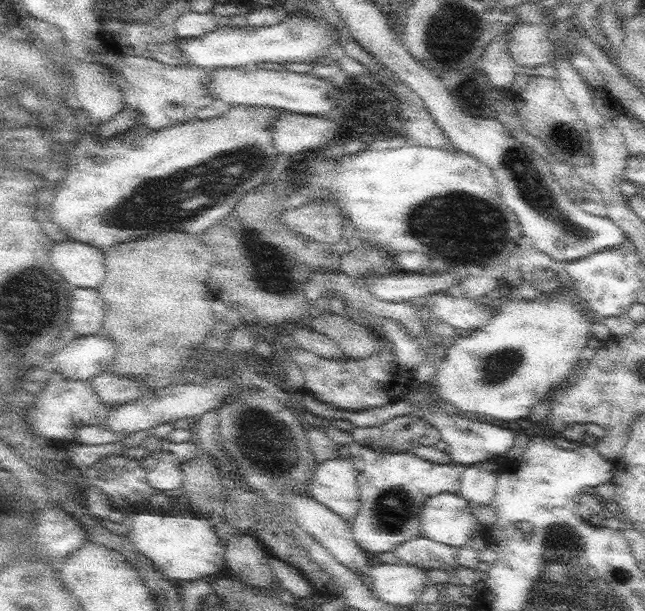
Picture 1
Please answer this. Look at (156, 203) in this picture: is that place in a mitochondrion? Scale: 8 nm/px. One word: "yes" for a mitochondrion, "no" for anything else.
yes

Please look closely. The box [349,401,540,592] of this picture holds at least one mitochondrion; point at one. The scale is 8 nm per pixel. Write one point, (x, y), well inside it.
(395, 508)

